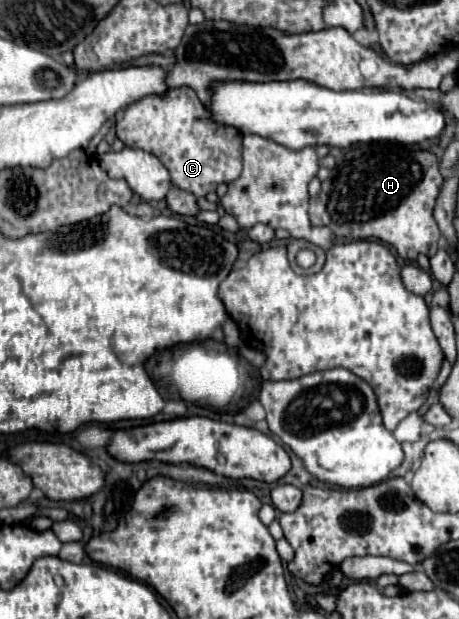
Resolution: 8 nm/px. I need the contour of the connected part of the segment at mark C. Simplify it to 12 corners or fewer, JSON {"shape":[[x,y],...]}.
{"shape":[[185,86],[125,110],[117,136],[197,198],[241,174],[241,132]]}

